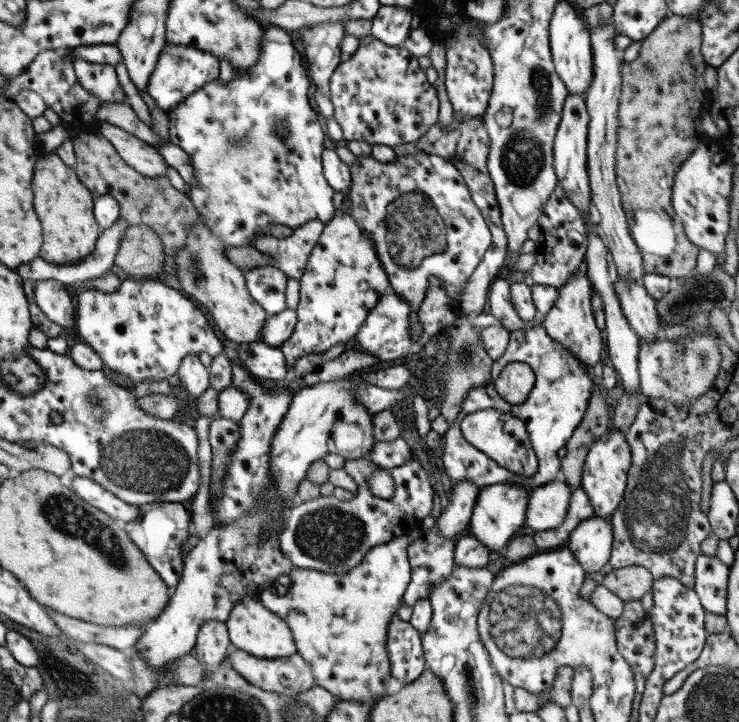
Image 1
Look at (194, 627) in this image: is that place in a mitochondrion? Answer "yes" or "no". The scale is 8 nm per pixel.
no

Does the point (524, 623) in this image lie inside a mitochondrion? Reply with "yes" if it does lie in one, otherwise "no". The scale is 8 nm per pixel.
yes

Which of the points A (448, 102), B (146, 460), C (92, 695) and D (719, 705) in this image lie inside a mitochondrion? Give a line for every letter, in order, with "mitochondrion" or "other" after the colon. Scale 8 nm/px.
A: other
B: mitochondrion
C: mitochondrion
D: mitochondrion

